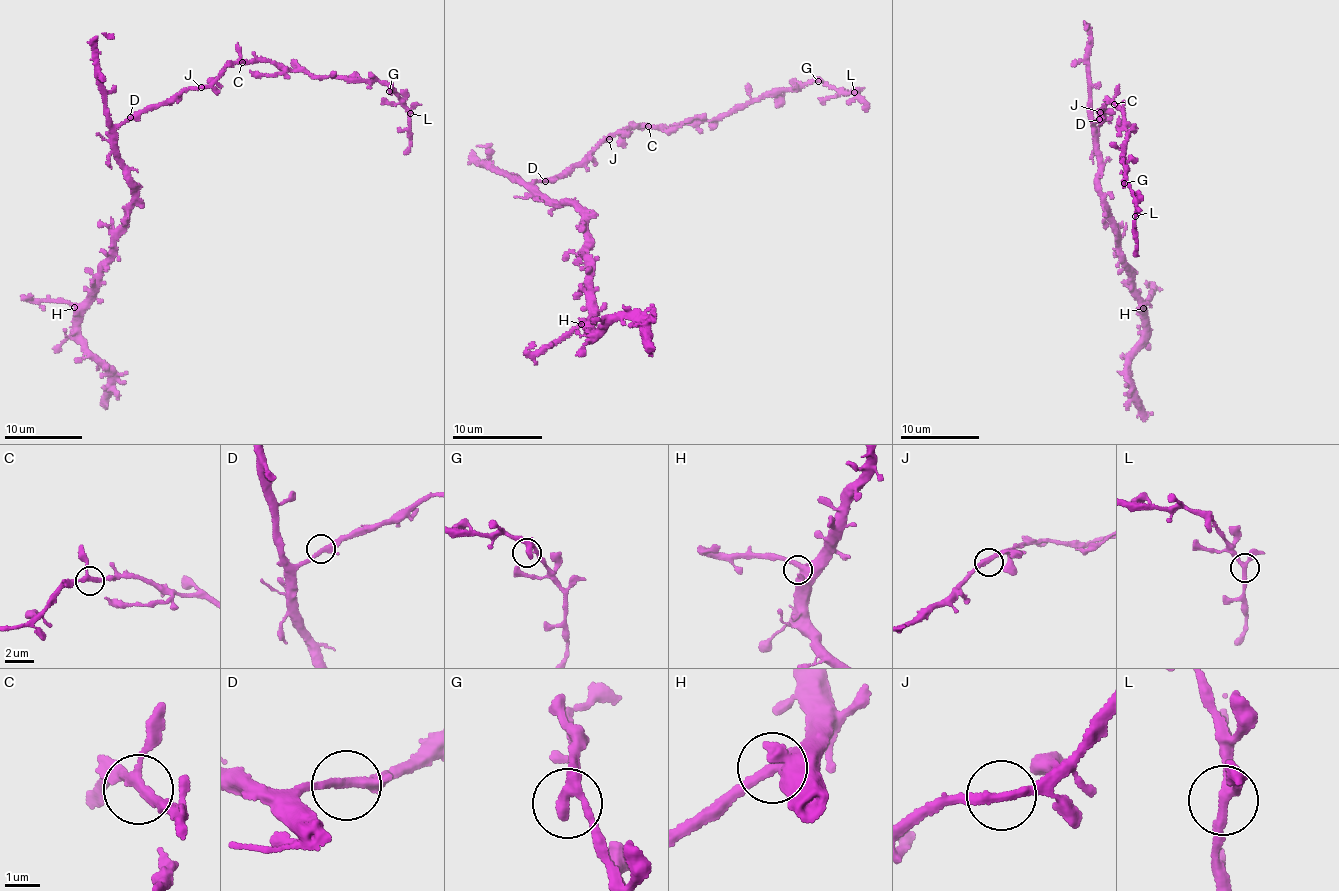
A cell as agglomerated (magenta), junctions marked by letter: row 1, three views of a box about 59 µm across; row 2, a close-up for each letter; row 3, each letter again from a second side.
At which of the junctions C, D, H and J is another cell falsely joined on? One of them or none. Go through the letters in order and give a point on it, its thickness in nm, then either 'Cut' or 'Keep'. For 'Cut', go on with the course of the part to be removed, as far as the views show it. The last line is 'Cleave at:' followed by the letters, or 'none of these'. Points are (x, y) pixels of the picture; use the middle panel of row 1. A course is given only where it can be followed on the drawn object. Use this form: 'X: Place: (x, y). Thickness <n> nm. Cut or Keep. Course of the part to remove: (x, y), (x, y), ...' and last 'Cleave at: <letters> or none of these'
C: Place: (648, 126). Thickness 240 nm. Keep
D: Place: (545, 181). Thickness 320 nm. Keep
H: Place: (581, 324). Thickness 400 nm. Keep
J: Place: (609, 139). Thickness 280 nm. Keep
Cleave at: none of these

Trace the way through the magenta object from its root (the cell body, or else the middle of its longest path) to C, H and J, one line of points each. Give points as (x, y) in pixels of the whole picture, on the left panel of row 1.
C: (132, 119), (168, 104), (186, 90), (213, 83), (227, 66), (241, 62)
H: (132, 119), (115, 129), (131, 208), (98, 292), (74, 307)
J: (132, 119), (168, 104), (186, 90), (201, 87)

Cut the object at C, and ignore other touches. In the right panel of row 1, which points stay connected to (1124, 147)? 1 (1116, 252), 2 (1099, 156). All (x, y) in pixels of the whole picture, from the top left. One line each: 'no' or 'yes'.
1: no
2: no

